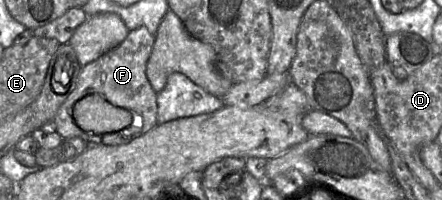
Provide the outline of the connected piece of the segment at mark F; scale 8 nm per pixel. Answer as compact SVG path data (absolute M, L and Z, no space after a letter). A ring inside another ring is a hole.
M146 27L129 31L124 41L116 48L104 53L95 61L82 67L76 89L59 108L53 121L53 128L64 138L79 137L89 145L121 145L129 143L136 136L153 129L157 123L158 93L152 88L146 74L147 62L155 43L155 35ZM90 94L99 94L111 104L125 108L133 114L133 125L122 130L96 134L84 131L74 117L75 104Z

